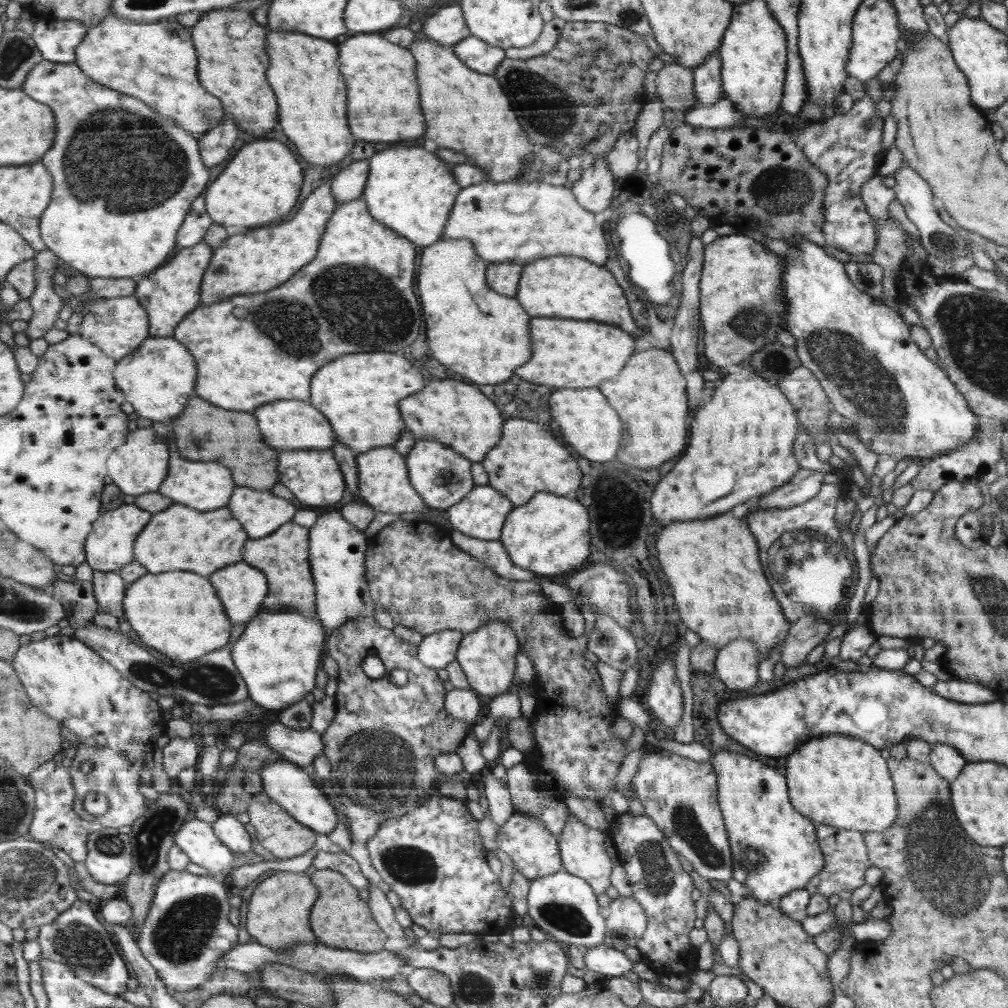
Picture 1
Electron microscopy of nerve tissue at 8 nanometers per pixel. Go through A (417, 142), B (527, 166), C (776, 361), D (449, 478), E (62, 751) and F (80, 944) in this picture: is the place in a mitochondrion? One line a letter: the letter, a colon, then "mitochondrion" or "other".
A: other
B: mitochondrion
C: mitochondrion
D: mitochondrion
E: other
F: mitochondrion

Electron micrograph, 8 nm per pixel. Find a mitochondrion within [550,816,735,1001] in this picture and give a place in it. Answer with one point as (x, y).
(655, 864)

